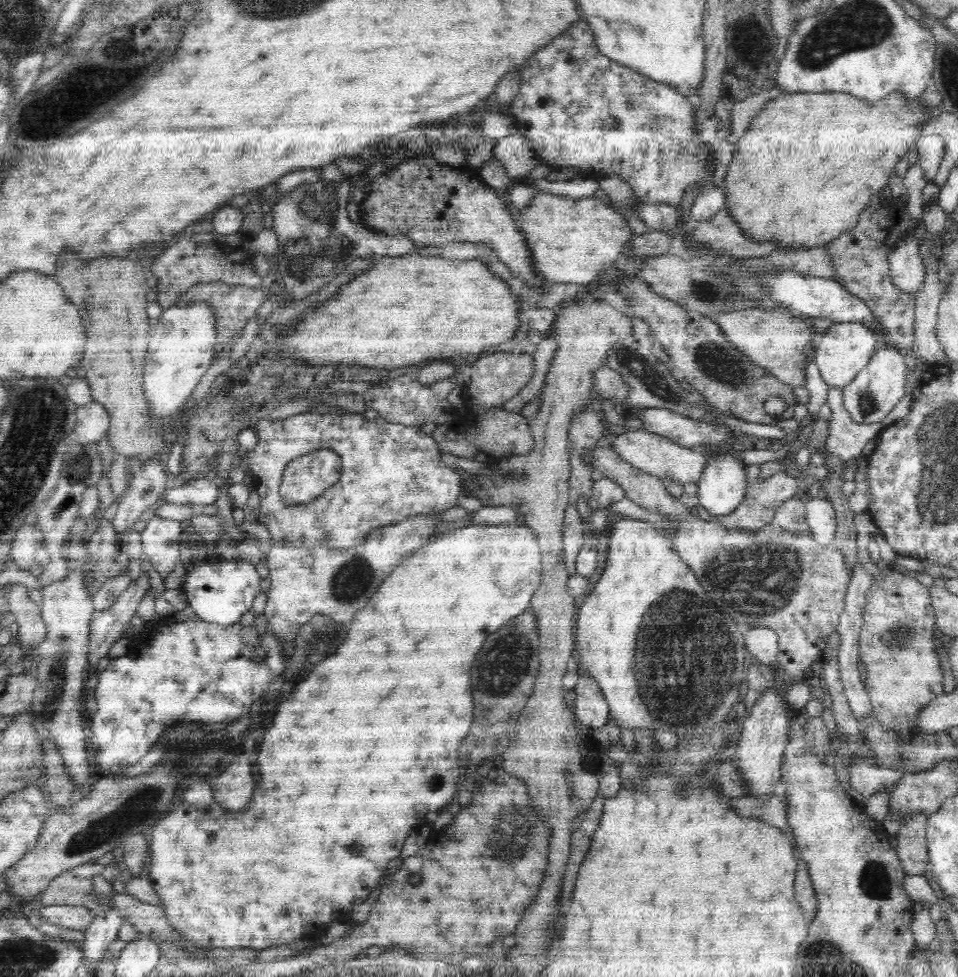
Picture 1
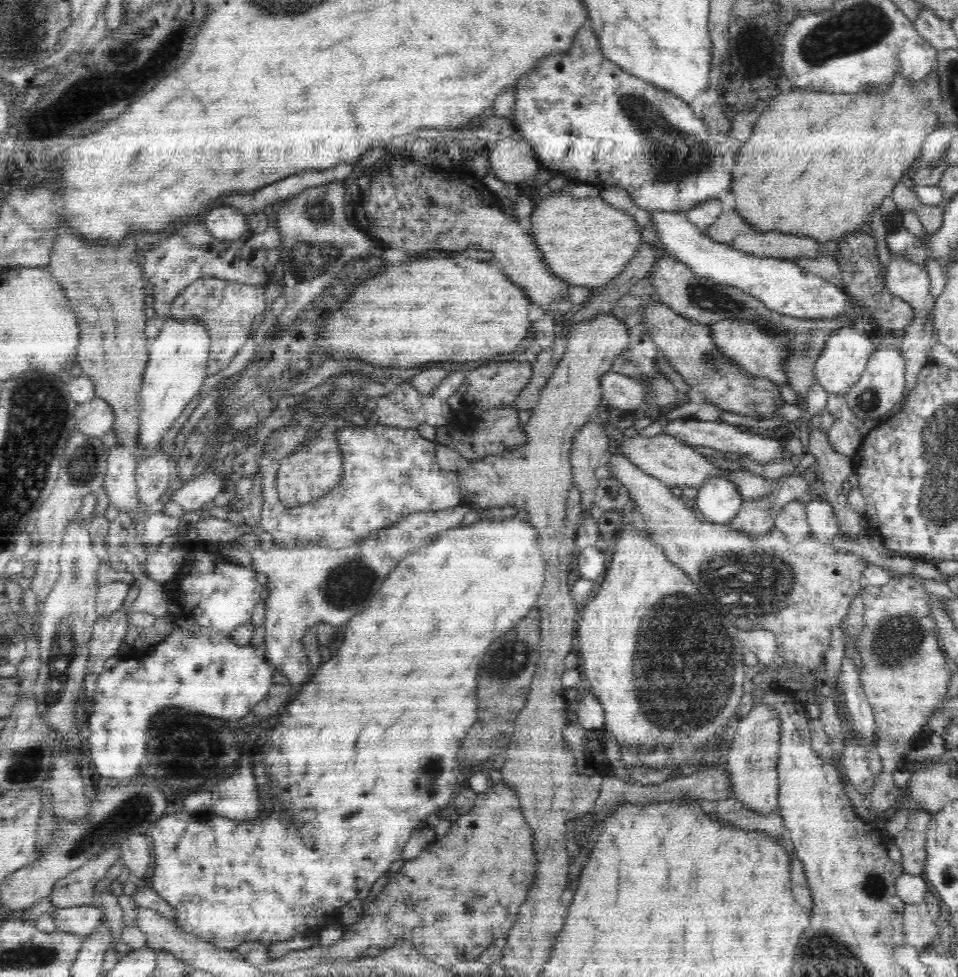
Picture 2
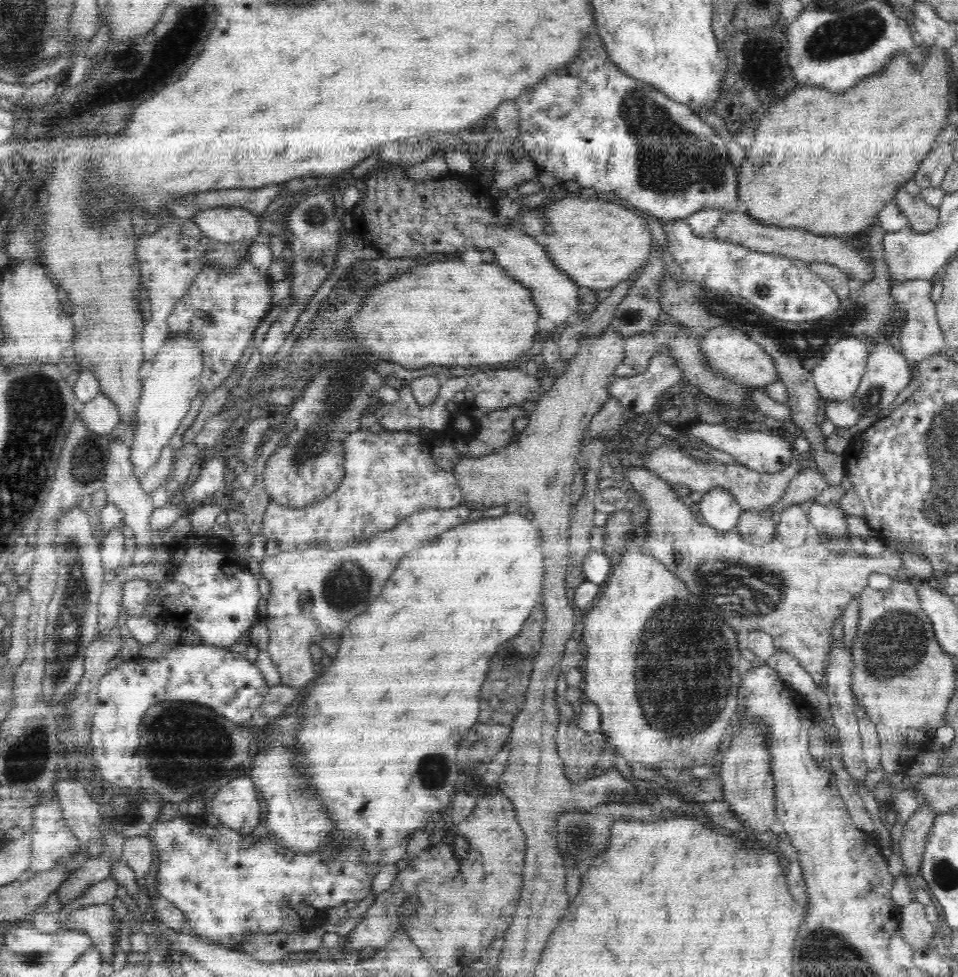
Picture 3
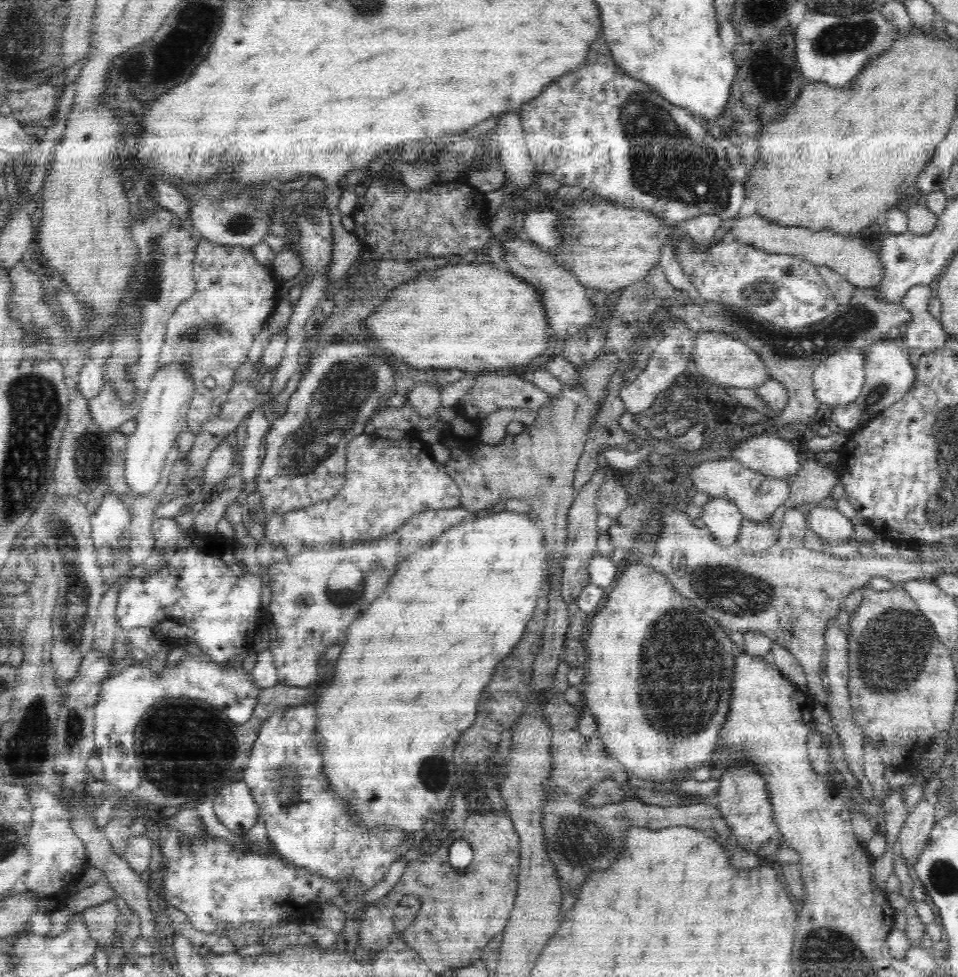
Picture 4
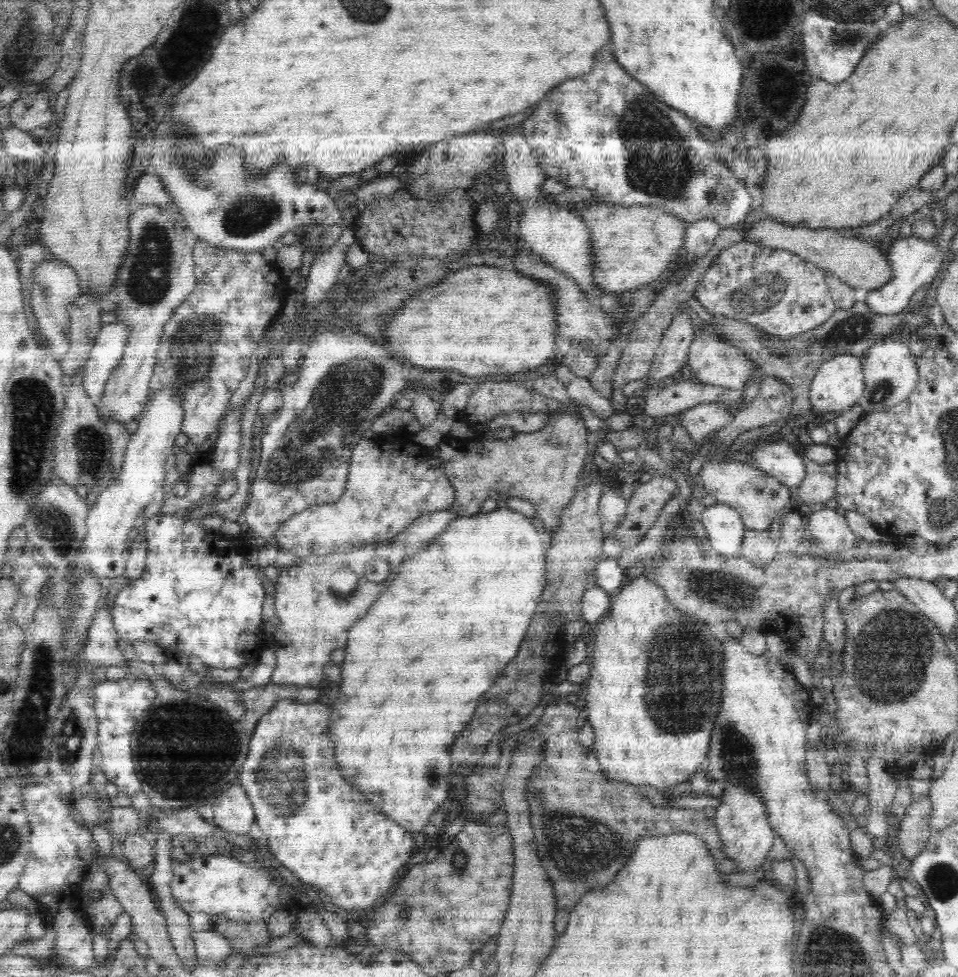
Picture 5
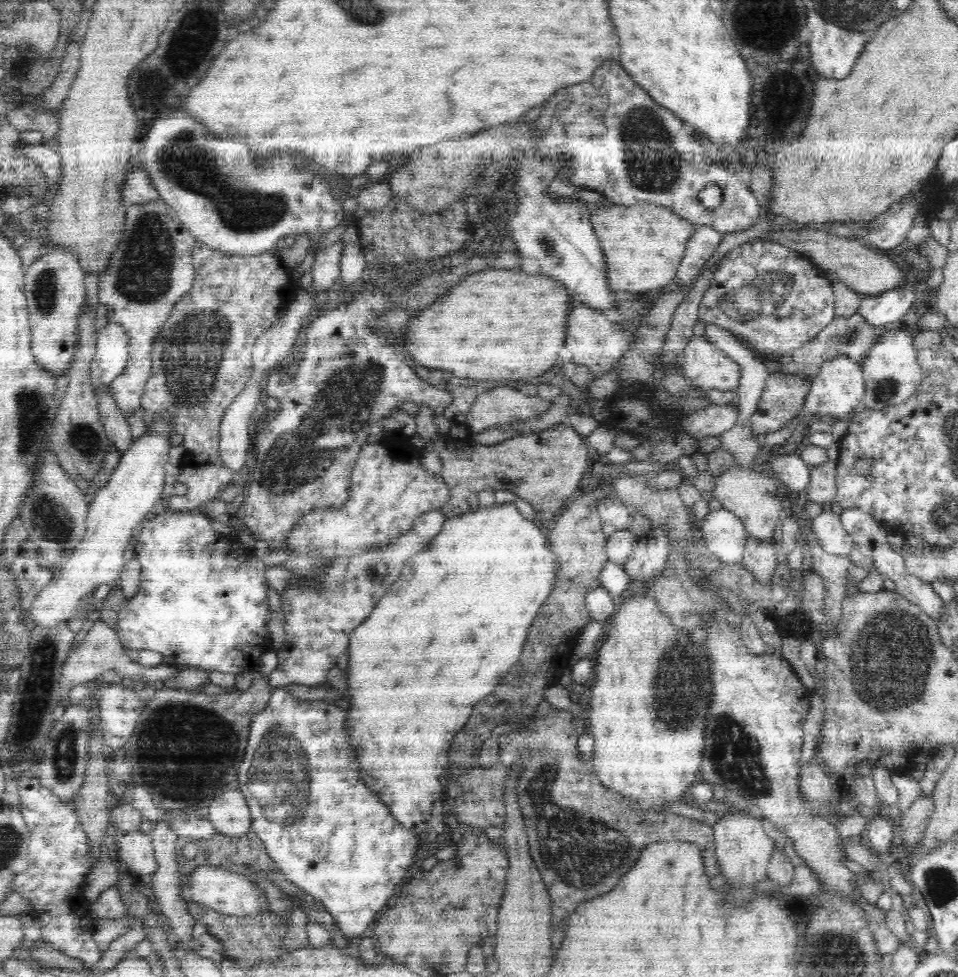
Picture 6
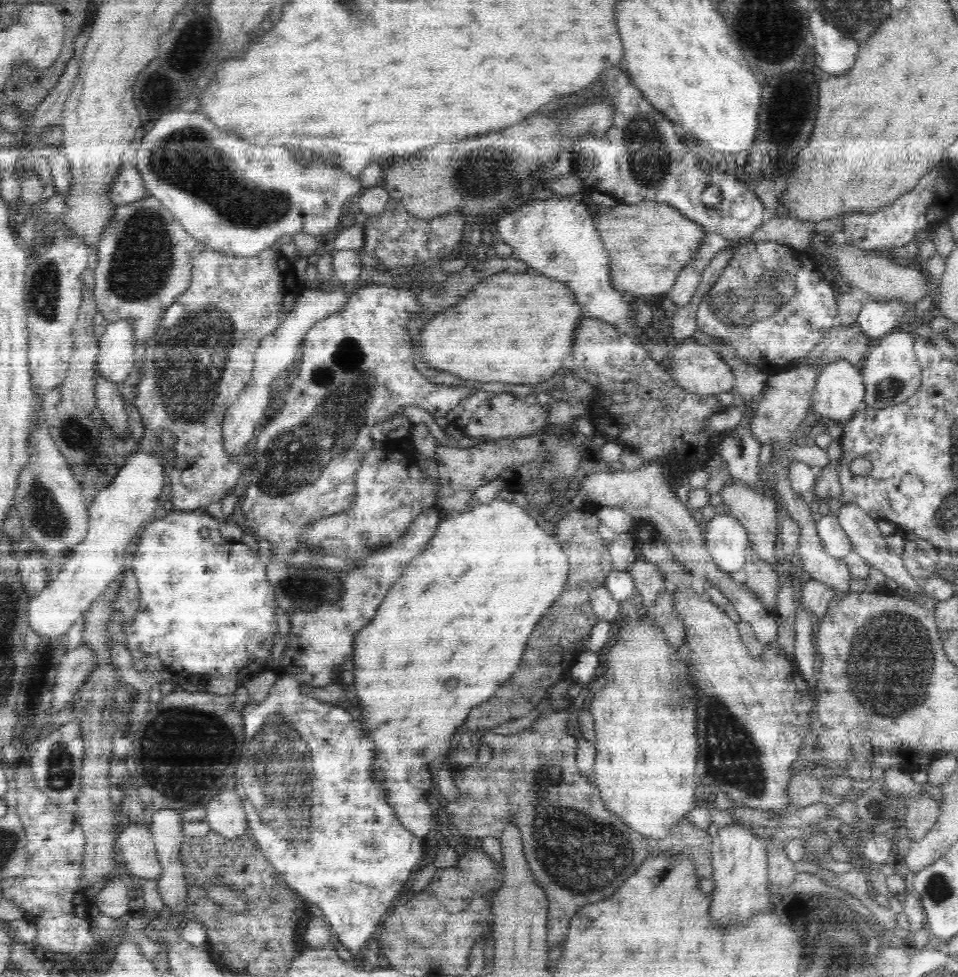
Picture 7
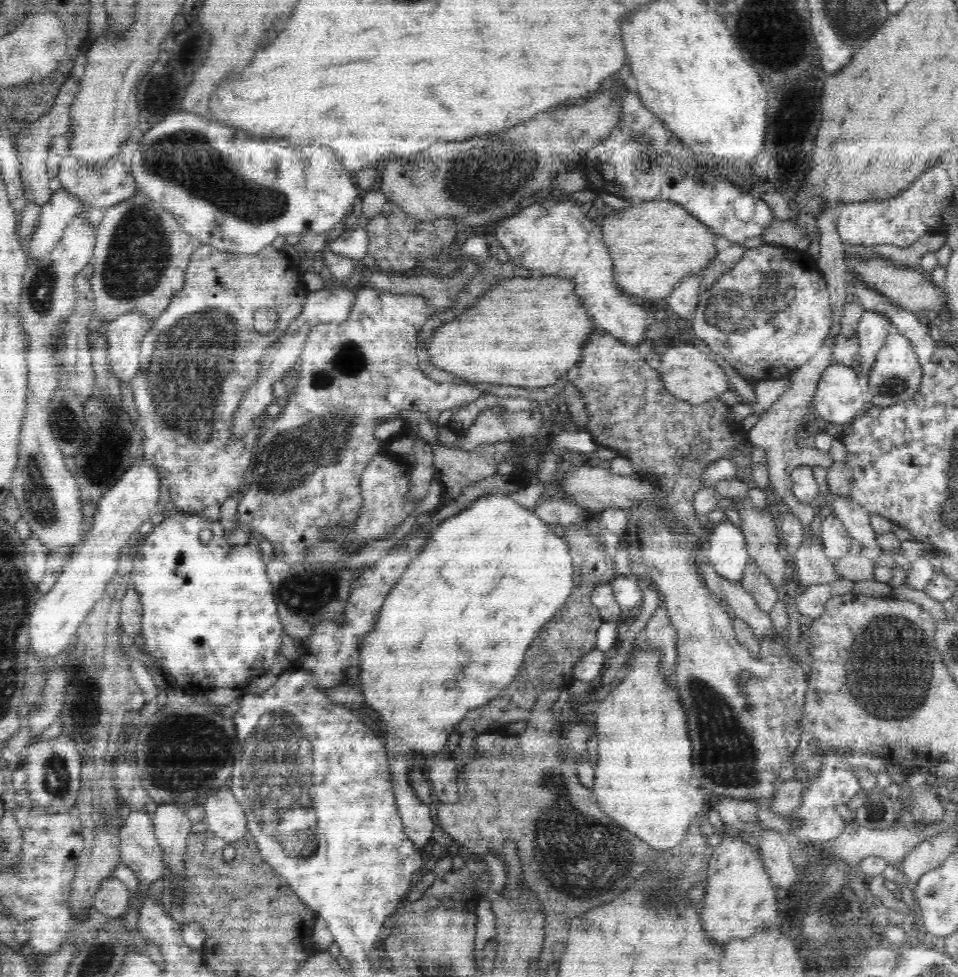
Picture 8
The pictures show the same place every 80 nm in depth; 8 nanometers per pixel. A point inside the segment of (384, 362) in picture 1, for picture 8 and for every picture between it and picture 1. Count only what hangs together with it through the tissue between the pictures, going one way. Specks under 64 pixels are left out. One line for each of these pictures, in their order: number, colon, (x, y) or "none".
2: (422, 310)
3: (451, 313)
4: (474, 317)
5: (481, 320)
6: (498, 323)
7: (517, 328)
8: (528, 332)

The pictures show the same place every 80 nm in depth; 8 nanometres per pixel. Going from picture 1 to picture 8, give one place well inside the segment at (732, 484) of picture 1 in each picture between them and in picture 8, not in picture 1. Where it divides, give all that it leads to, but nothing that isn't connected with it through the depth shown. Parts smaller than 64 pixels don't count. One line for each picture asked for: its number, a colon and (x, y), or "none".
2: (718, 499)
3: (719, 508)
4: (723, 518)
5: (725, 528)
6: (725, 535)
7: (726, 539)
8: (727, 554)

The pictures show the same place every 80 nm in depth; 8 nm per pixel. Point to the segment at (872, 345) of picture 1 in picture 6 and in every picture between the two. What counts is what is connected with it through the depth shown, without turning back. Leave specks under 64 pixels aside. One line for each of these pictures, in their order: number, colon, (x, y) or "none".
2: (845, 356)
3: (837, 377)
4: (839, 380)
5: (838, 385)
6: (837, 390)

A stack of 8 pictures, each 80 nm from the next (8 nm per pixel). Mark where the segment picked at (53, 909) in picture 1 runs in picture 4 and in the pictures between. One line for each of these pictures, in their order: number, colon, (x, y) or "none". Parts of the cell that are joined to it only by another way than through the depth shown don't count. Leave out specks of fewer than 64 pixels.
2: (82, 920)
3: (95, 920)
4: (100, 920)

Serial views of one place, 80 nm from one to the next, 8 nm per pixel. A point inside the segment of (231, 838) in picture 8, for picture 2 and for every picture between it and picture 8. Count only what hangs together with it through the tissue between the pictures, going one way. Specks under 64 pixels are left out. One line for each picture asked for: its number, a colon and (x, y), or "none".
2: (236, 798)
3: (236, 805)
4: (235, 807)
5: (233, 811)
6: (230, 815)
7: (226, 815)

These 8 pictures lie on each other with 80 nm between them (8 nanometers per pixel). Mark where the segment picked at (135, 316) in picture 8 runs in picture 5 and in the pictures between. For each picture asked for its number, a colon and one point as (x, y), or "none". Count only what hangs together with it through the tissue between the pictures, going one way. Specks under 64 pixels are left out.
5: (108, 346)
6: (111, 353)
7: (116, 361)

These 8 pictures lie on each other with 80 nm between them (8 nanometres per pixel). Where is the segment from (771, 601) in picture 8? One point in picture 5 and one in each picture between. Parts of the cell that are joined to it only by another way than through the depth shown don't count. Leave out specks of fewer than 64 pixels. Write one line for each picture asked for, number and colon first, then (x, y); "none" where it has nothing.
5: (758, 548)
6: (761, 558)
7: (762, 580)

